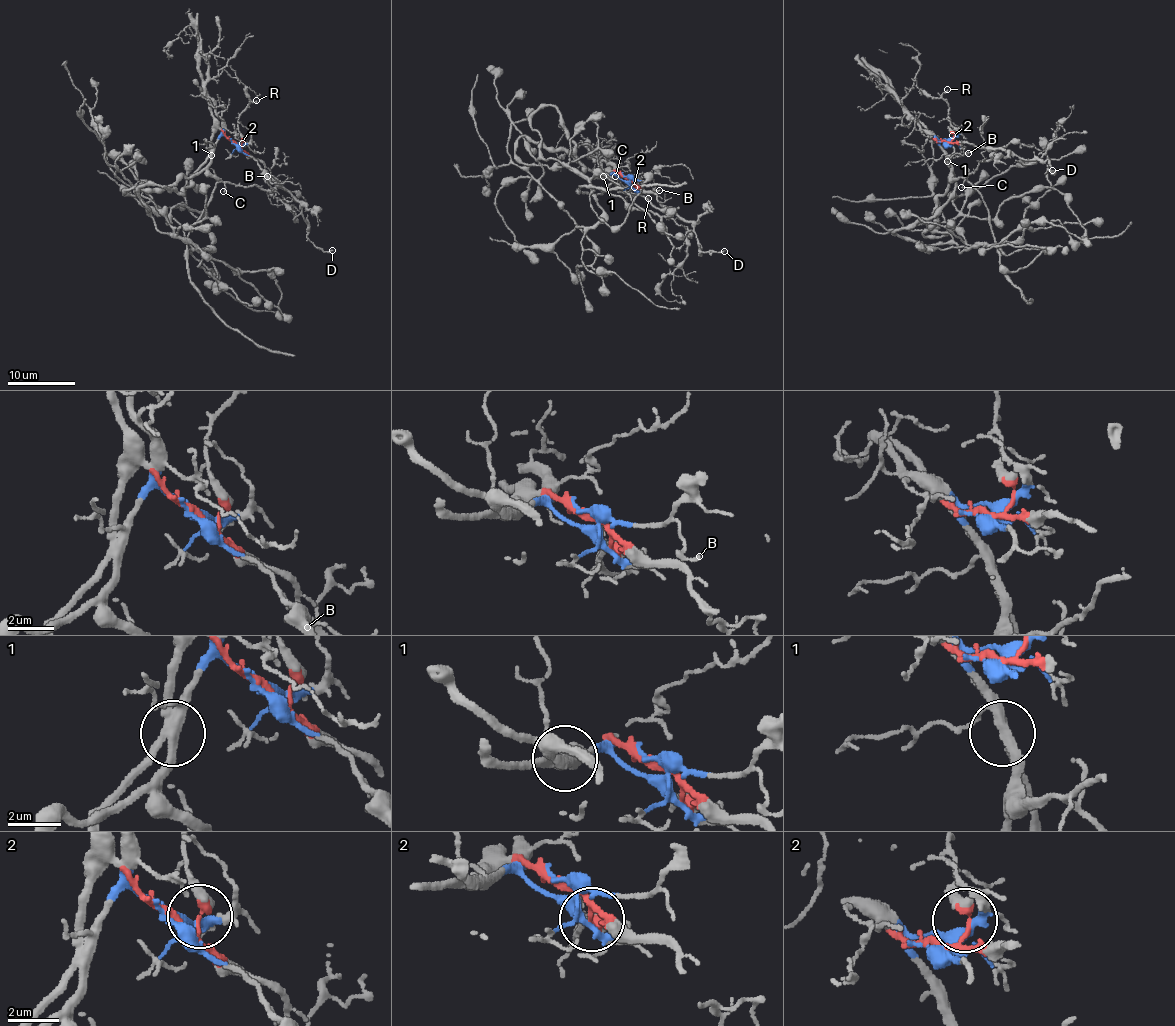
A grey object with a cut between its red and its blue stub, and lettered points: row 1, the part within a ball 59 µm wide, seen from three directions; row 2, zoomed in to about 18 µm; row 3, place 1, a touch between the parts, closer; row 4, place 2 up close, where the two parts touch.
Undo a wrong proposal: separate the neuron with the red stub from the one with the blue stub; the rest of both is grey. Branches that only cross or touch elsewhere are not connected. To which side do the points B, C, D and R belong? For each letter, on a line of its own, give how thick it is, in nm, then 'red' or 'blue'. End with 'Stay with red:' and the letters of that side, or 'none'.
B: calibre 150 nm; blue
C: calibre 140 nm; blue
D: calibre 170 nm; red
R: calibre 170 nm; red
Stay with red: D, R

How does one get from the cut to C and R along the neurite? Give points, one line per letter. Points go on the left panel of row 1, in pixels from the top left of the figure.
C: (233, 142), (228, 137), (220, 137), (208, 164), (211, 174), (223, 181), (223, 191)
R: (235, 142), (242, 146), (238, 116), (257, 100)

